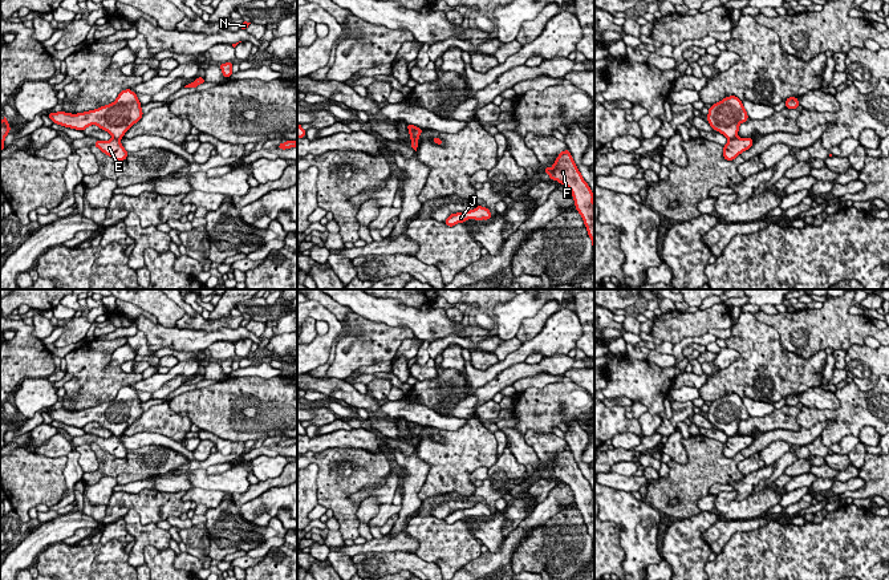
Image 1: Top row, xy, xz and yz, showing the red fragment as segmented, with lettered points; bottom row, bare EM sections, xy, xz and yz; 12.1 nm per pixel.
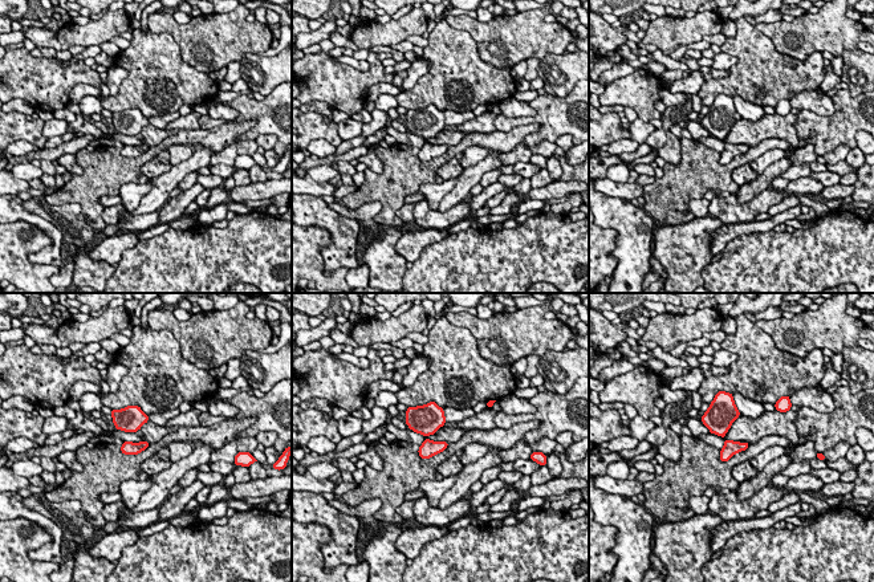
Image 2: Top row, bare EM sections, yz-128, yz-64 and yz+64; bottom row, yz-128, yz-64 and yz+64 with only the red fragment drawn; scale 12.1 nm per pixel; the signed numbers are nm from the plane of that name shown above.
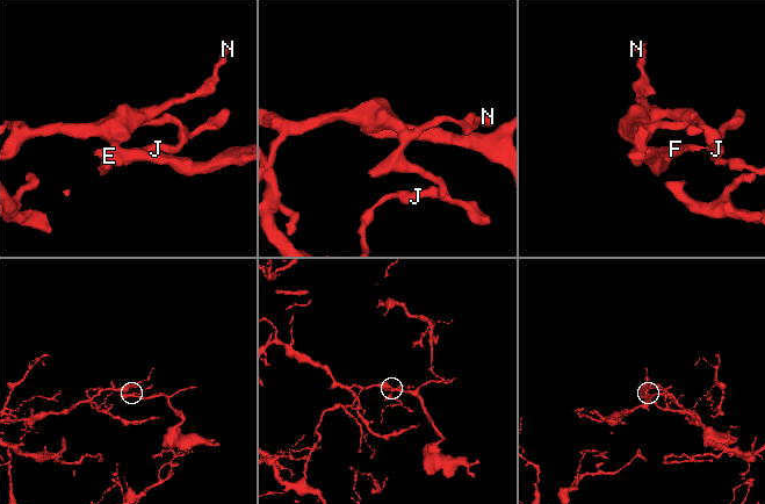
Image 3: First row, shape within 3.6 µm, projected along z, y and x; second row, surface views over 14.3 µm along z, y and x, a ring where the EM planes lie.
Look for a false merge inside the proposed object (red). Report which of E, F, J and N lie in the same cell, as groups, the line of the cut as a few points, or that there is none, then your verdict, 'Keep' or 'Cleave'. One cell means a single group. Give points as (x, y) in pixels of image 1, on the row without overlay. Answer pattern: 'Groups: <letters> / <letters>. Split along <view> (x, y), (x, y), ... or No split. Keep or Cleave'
Groups: E F / J N. Split along yz (737, 433), (729, 437). Cleave

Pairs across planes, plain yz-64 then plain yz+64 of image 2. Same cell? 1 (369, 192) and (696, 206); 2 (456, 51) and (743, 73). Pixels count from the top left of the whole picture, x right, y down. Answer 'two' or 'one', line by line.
1: two
2: one

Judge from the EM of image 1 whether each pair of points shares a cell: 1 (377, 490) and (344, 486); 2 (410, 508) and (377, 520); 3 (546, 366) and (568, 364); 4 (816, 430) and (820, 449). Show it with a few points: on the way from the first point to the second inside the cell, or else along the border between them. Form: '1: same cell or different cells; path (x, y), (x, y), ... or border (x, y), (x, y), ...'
1: different cells; border (389, 471), (352, 495), (357, 507)
2: different cells; border (401, 505), (397, 514)
3: same cell; path (551, 365), (563, 364)
4: different cells; border (820, 435), (796, 447)

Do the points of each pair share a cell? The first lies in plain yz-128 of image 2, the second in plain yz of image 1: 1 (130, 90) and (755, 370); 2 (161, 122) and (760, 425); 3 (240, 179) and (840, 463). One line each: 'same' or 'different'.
1: same
2: different
3: different

